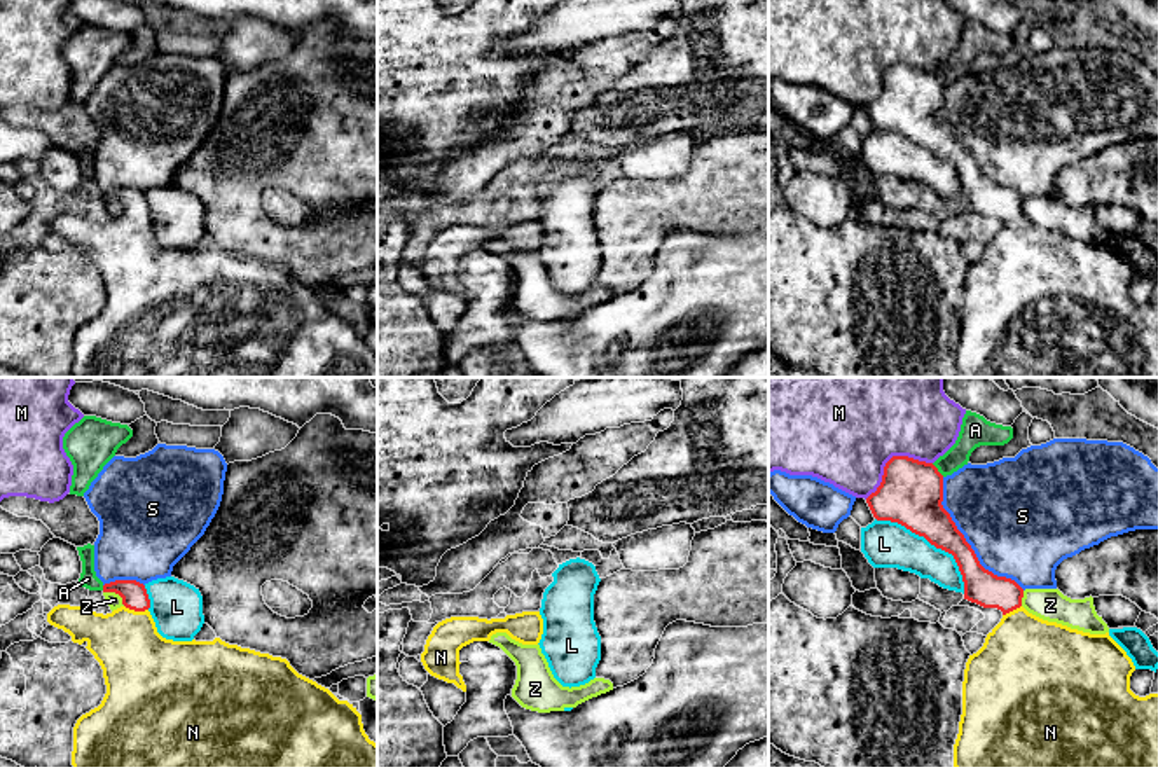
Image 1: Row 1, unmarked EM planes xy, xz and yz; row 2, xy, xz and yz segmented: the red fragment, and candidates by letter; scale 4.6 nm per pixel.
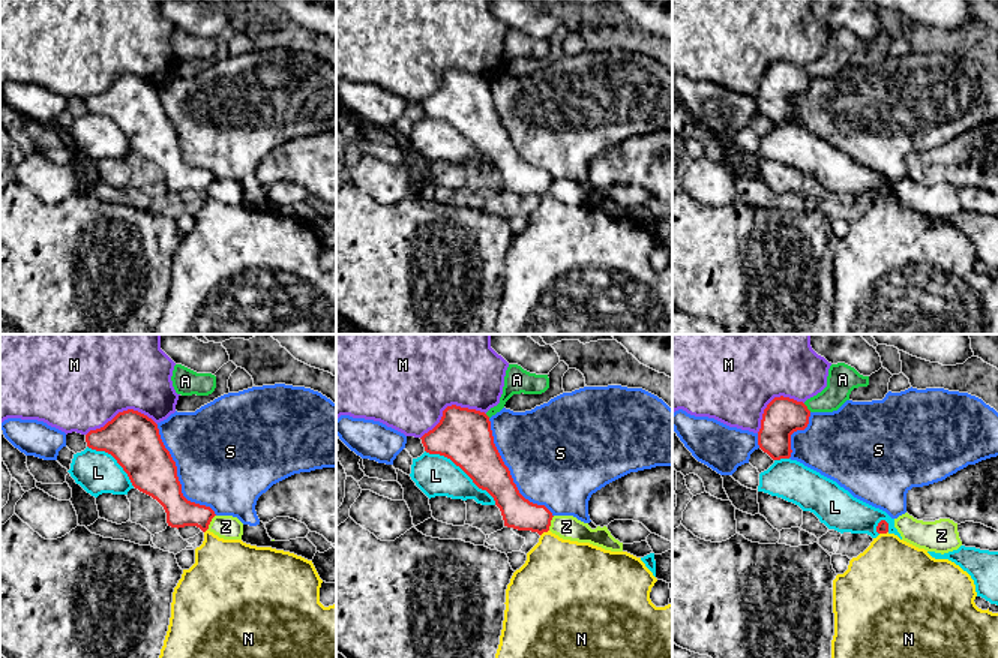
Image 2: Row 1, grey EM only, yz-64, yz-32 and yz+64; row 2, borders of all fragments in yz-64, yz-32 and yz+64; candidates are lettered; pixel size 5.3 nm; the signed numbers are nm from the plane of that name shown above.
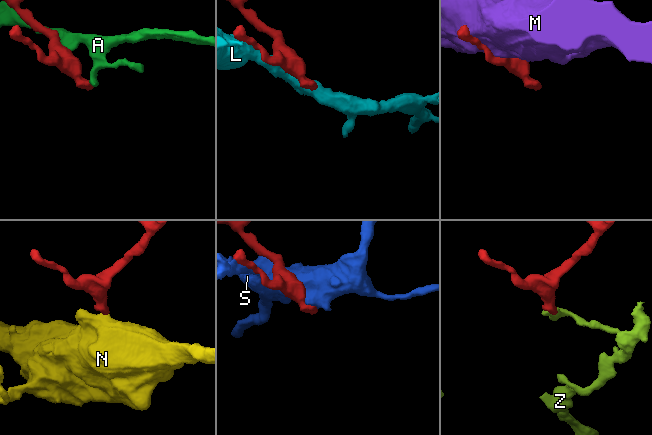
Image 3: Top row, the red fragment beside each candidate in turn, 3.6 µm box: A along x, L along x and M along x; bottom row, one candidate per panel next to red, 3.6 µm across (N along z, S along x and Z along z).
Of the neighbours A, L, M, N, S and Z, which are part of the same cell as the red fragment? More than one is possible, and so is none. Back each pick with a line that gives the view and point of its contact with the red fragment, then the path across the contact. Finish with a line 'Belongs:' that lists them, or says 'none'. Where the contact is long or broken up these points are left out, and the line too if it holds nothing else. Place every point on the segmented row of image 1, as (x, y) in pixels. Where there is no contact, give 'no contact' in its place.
N: meets red in xy at (137, 610); runs through xy (133, 594), (137, 610), (138, 664)
Belongs: N

